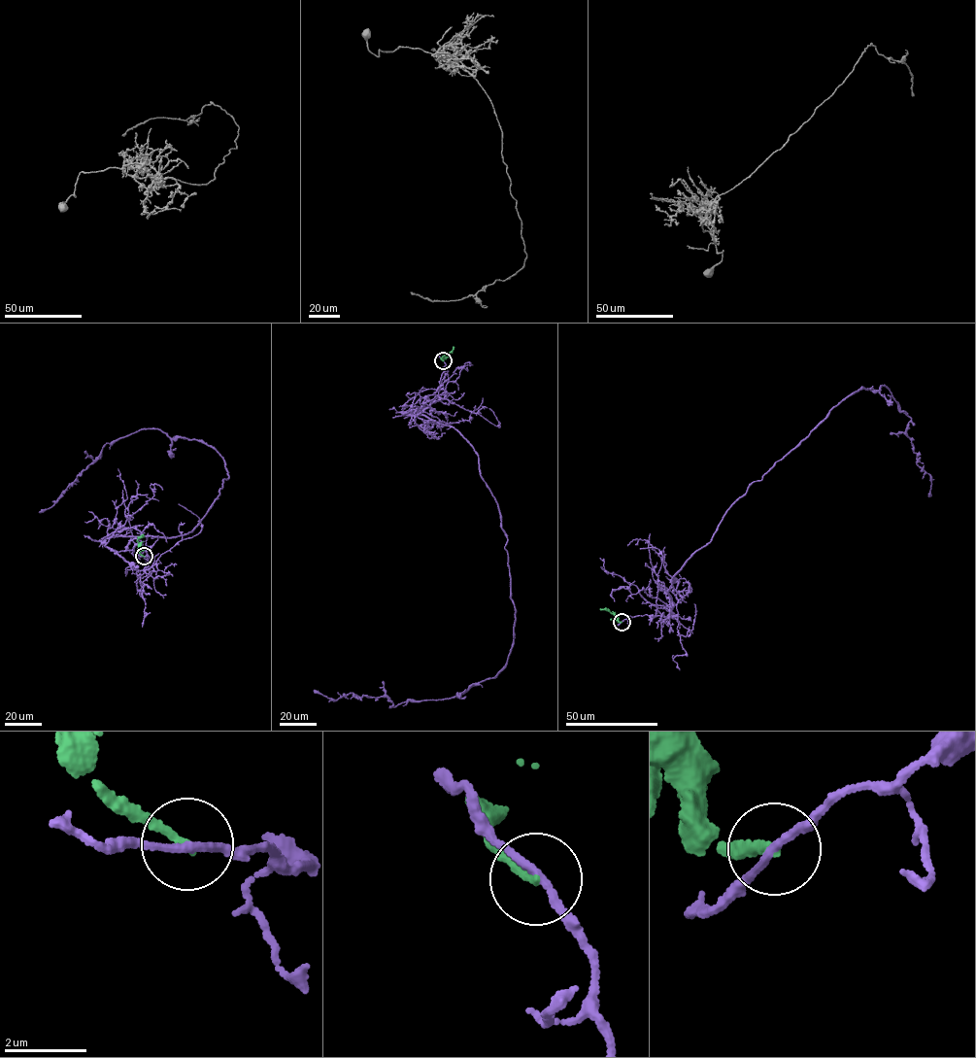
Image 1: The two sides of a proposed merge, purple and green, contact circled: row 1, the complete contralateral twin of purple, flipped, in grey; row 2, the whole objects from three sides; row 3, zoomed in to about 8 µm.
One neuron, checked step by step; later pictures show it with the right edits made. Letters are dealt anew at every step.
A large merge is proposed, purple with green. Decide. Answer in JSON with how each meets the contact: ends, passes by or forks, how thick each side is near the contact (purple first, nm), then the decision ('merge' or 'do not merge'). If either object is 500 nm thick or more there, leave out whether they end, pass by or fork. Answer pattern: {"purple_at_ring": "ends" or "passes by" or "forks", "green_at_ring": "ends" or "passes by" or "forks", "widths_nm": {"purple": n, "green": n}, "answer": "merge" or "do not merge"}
{"purple_at_ring": "passes by", "green_at_ring": "ends", "widths_nm": {"purple": 180, "green": 190}, "answer": "do not merge"}

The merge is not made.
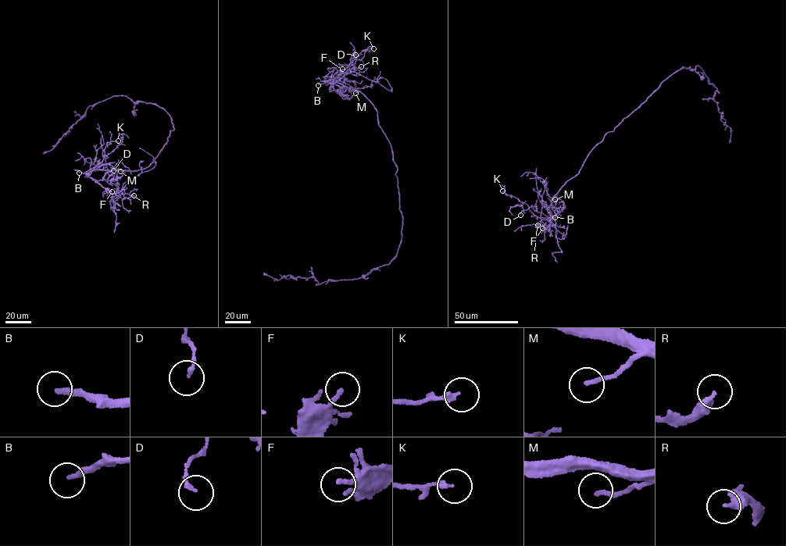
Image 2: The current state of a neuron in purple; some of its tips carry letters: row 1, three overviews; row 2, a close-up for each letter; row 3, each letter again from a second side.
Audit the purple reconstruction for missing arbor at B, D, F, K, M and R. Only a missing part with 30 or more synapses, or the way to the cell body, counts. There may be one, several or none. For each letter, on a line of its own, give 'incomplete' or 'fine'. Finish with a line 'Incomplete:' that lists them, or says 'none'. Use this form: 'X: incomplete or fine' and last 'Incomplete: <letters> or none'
B: incomplete
D: fine
F: fine
K: fine
M: incomplete
R: fine
Incomplete: B, M

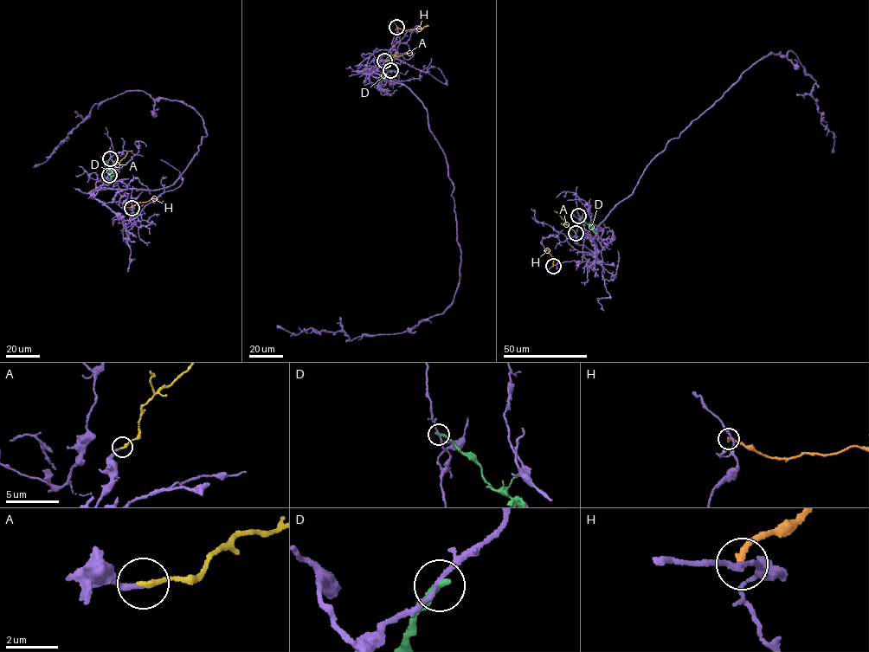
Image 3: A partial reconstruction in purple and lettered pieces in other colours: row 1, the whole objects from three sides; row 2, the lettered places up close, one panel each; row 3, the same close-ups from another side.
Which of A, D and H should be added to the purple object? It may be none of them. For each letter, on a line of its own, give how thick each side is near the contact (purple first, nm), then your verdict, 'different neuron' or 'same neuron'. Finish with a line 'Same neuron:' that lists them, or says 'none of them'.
A: 190 nm thick on the purple side, 220 nm on the other; same neuron
D: 170 nm thick on the purple side, 260 nm on the other; different neuron
H: 200 nm thick on the purple side, 280 nm on the other; different neuron
Same neuron: A

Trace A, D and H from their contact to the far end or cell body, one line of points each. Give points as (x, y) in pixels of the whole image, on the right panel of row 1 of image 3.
A: (576, 233), (554, 210)
D: (578, 216), (597, 232)
H: (553, 265), (553, 259), (544, 249)

